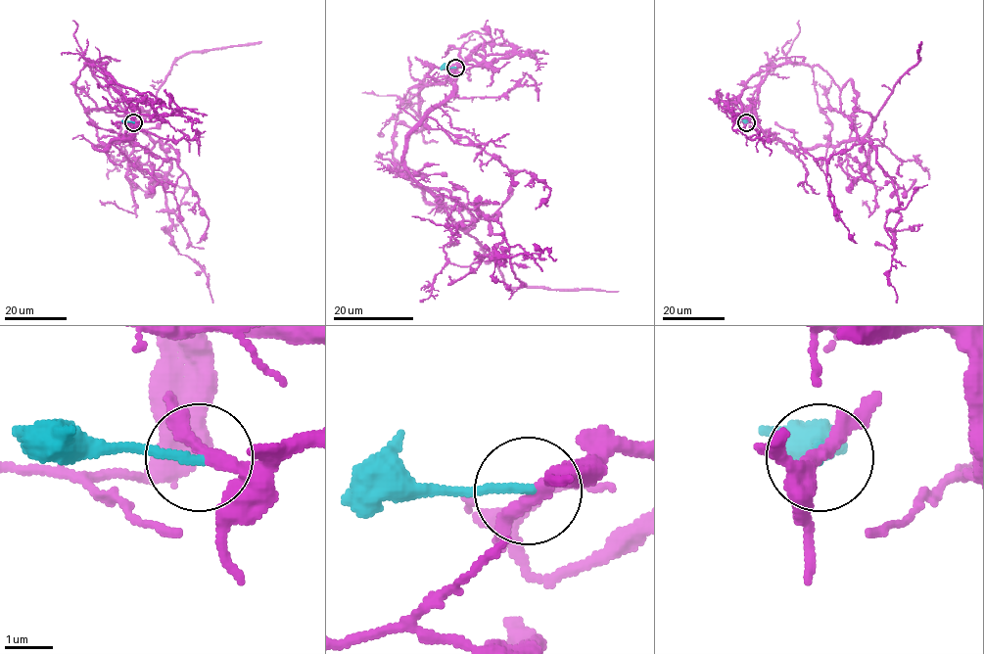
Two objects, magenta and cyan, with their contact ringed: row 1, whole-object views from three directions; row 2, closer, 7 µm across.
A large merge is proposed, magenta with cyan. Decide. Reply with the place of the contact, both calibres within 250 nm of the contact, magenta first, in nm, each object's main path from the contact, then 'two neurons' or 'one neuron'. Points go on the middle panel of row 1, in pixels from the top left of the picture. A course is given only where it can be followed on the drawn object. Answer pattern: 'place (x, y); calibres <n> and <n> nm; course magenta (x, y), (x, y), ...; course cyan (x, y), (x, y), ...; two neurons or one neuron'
place (455, 68); calibres 280 and 200 nm; course magenta (454, 68), (485, 66), (414, 127), (404, 169), (448, 225), (490, 222), (499, 265), (545, 248), (555, 258); course cyan (454, 68), (440, 69); one neuron

